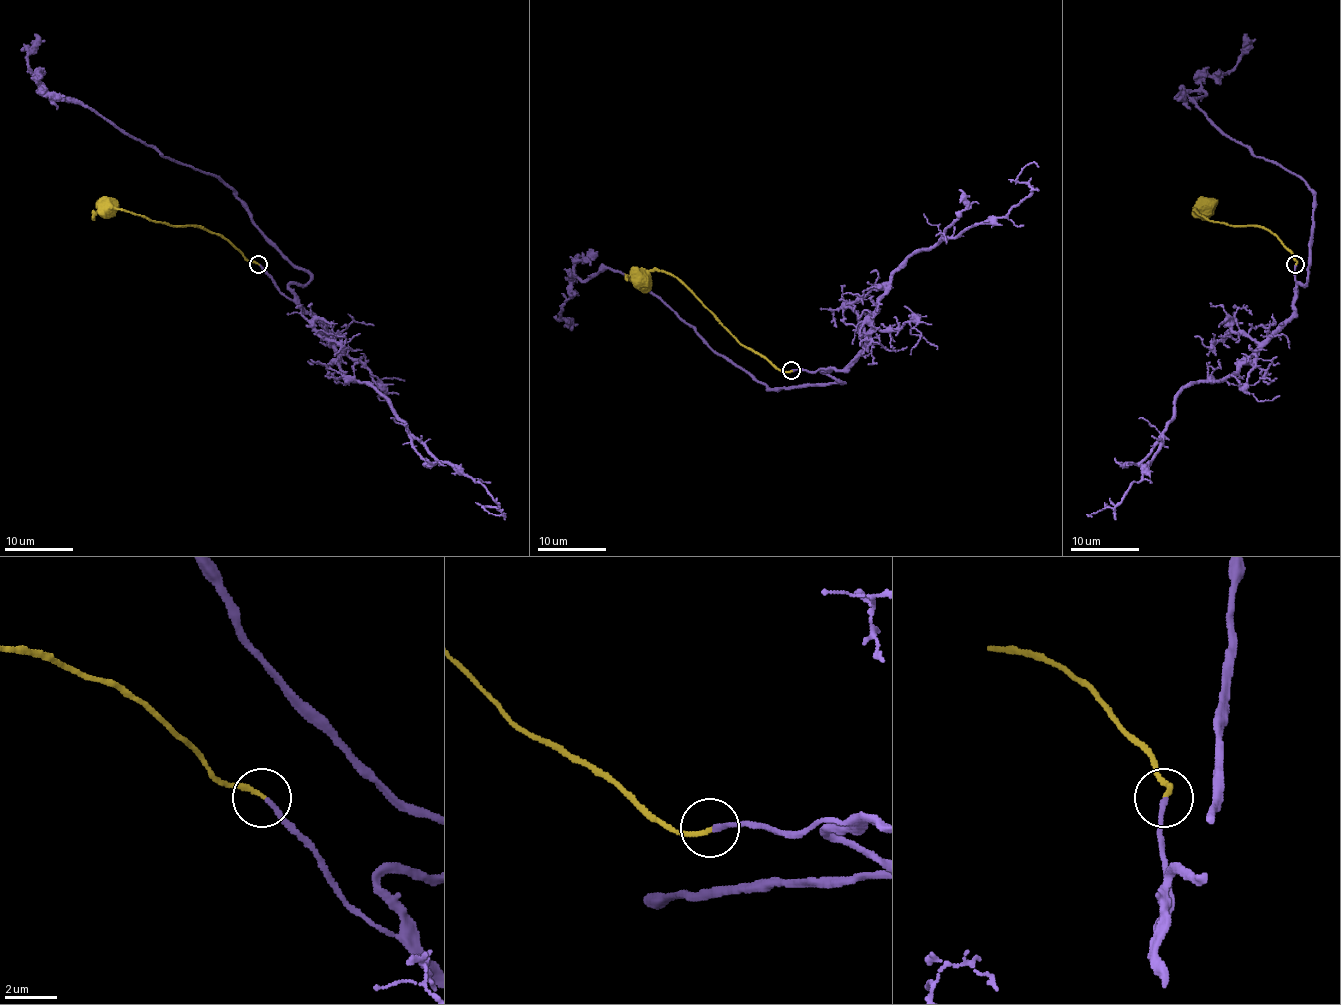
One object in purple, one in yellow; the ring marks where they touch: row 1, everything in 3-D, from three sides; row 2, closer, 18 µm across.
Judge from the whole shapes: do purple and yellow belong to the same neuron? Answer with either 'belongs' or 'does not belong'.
belongs

